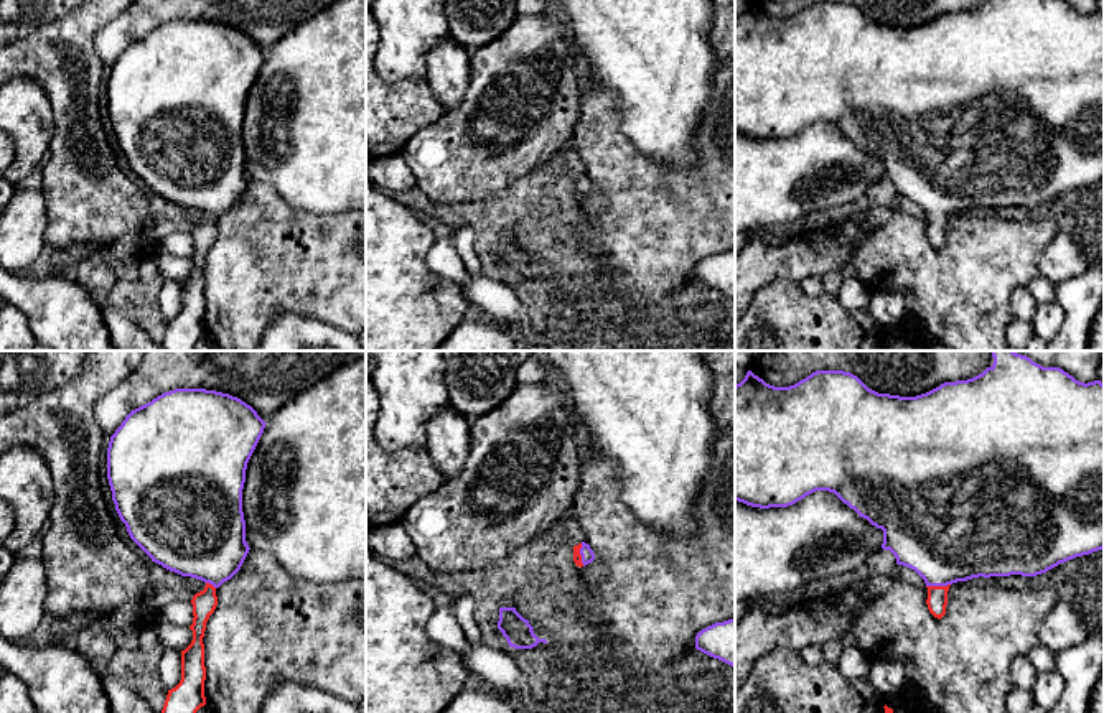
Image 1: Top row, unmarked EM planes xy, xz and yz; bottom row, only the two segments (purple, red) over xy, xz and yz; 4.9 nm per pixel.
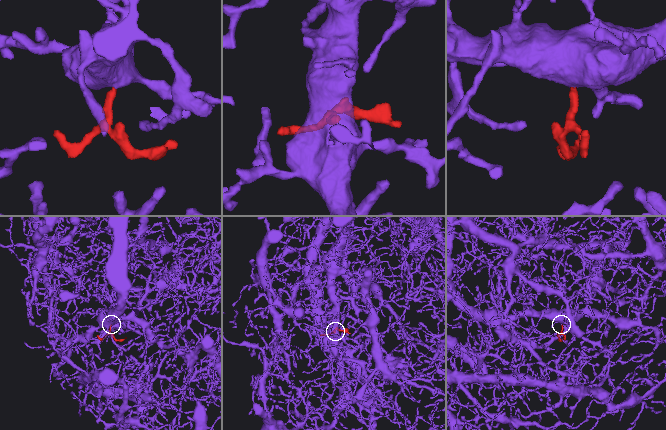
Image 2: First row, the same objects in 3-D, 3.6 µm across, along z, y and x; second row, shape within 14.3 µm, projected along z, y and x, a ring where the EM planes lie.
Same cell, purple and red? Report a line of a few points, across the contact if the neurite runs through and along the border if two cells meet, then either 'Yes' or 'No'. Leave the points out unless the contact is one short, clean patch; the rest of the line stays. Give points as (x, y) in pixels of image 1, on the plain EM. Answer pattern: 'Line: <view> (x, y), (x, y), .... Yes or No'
Line: yz (946, 167), (938, 216), (936, 233). Yes

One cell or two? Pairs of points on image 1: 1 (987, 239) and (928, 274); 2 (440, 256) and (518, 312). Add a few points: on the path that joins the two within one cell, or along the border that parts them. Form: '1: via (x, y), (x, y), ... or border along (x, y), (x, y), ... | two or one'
1: via (973, 254), (953, 274), (943, 274) | one
2: via (460, 275), (473, 287), (498, 298) | one

